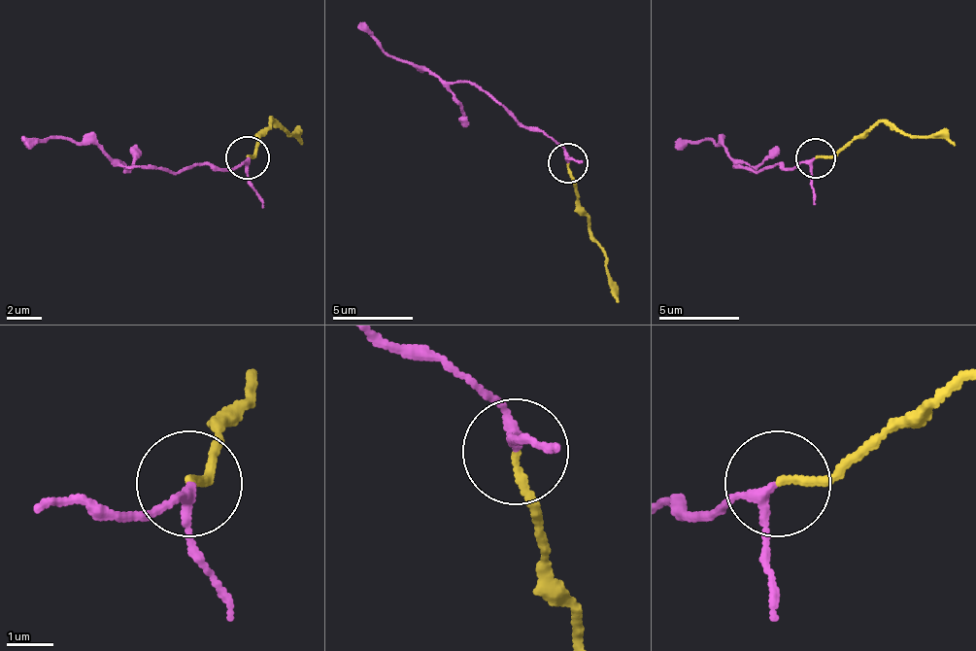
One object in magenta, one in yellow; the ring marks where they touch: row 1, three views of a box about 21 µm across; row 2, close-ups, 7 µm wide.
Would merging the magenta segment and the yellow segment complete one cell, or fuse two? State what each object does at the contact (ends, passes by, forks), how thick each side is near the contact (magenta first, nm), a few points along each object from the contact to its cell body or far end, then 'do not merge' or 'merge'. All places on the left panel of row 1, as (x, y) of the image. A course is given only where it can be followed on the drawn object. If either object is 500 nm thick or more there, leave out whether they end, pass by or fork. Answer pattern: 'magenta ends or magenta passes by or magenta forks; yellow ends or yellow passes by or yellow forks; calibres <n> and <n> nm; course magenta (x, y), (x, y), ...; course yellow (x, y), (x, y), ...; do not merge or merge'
magenta passes by; yellow ends; calibres 180 and 160 nm; course magenta (249, 158), (240, 167), (196, 163), (170, 172), (118, 167), (97, 146), (62, 137), (23, 141); course yellow (249, 158), (275, 119), (300, 146); merge

